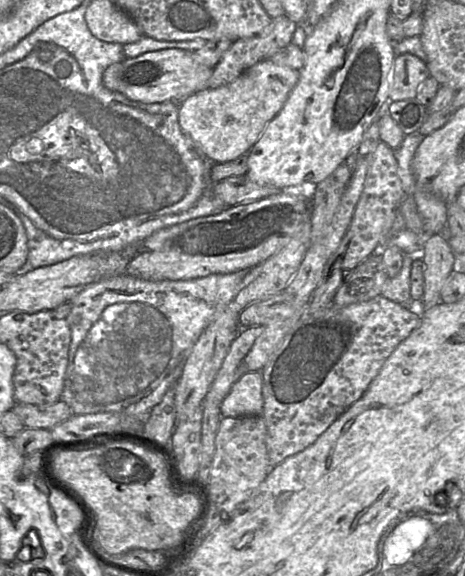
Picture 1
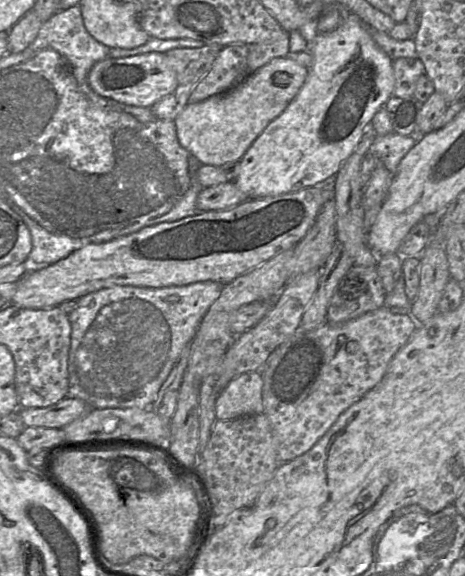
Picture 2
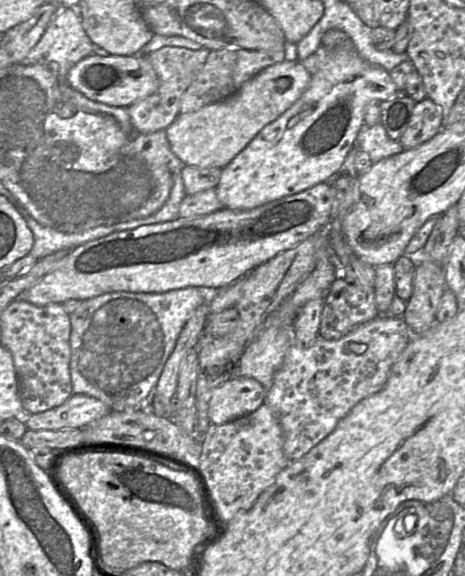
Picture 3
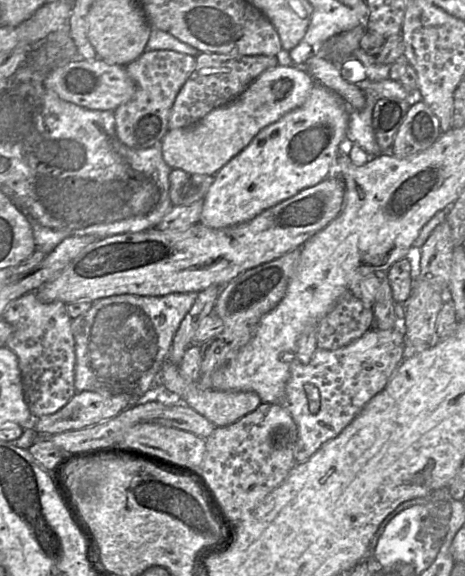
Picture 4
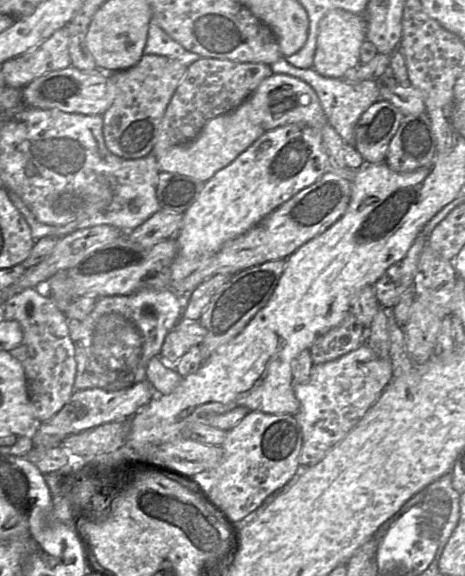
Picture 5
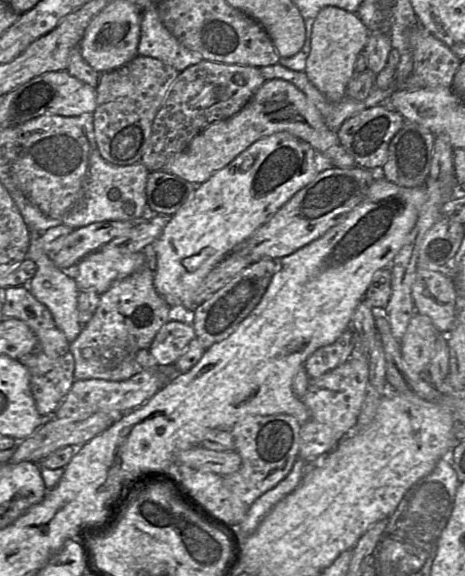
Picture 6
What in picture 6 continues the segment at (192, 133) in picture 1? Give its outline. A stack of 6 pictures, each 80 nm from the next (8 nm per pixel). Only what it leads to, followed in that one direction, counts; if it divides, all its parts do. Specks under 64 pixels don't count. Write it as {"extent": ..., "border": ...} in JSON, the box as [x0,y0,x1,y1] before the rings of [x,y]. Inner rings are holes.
{"extent":[163,79,339,184],"border":[[[271,79],[262,84],[237,114],[211,123],[195,136],[184,151],[167,161],[163,171],[188,182],[201,184],[254,142],[277,132],[287,132],[309,143],[320,154],[320,171],[333,167],[326,163],[325,153],[332,146],[339,145],[336,132],[327,126],[314,103],[295,85],[282,79]]]}

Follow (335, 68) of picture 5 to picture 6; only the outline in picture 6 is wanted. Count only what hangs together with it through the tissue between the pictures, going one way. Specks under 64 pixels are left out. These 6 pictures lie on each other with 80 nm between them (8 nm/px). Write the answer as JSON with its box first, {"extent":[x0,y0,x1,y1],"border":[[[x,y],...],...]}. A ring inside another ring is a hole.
{"extent":[304,6,369,102],"border":[[[327,6],[318,13],[312,27],[311,48],[304,72],[330,102],[339,102],[345,97],[346,87],[355,74],[355,62],[363,51],[369,34],[356,12]]]}

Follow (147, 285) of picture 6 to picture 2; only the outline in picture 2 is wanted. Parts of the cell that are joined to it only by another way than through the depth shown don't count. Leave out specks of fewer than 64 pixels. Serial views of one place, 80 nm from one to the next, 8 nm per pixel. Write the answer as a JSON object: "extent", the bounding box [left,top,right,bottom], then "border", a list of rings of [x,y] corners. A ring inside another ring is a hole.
{"extent":[67,281,224,409],"border":[[[215,281],[160,288],[116,285],[79,298],[76,307],[68,315],[71,333],[67,397],[81,399],[91,409],[149,409],[183,349],[194,339],[202,318],[224,285]]]}

